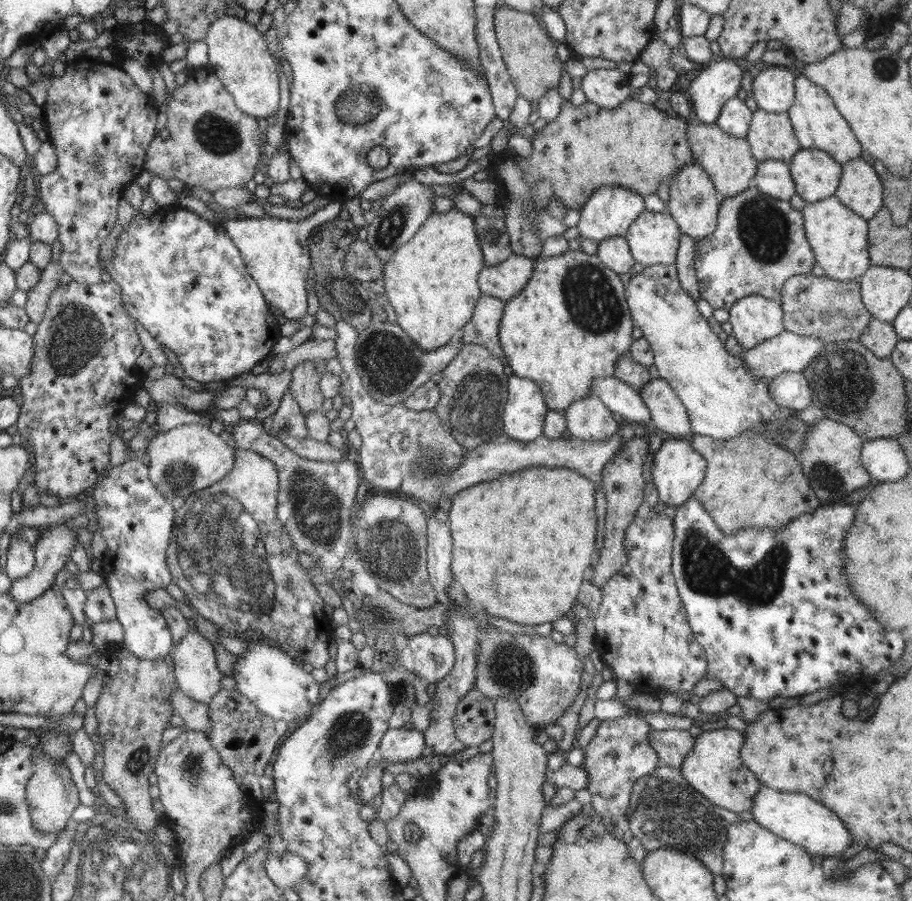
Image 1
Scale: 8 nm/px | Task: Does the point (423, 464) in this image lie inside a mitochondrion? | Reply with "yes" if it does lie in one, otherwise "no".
yes

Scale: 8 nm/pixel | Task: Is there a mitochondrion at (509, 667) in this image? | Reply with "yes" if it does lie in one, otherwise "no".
yes

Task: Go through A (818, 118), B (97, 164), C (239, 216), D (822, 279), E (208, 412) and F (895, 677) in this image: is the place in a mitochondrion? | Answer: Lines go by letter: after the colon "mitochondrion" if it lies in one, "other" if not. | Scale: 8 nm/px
A: other
B: mitochondrion
C: other
D: other
E: other
F: other

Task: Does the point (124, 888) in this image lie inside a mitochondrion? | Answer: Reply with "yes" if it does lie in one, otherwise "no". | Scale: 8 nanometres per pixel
yes

